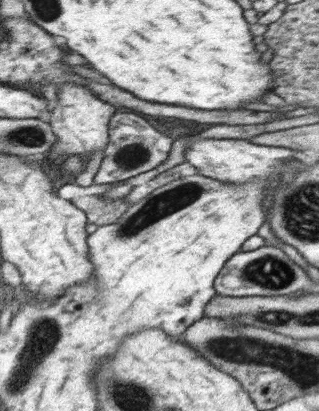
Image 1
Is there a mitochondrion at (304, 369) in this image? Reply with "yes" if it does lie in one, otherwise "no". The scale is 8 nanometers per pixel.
yes

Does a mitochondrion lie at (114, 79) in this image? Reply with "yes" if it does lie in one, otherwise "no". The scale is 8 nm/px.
no

